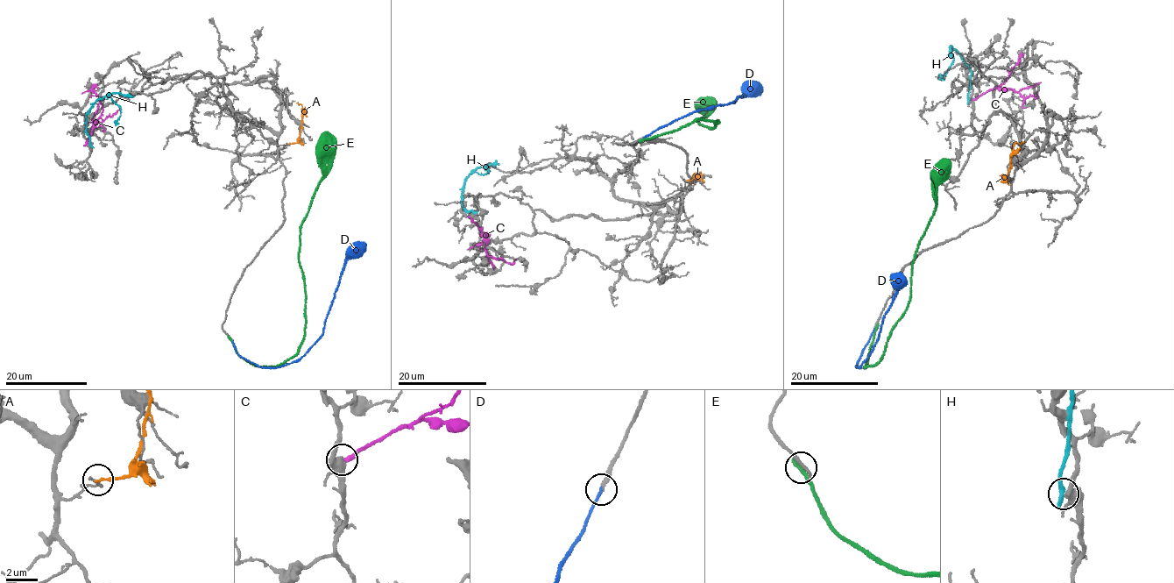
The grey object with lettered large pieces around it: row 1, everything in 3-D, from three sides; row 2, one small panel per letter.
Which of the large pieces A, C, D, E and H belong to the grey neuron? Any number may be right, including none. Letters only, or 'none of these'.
D

